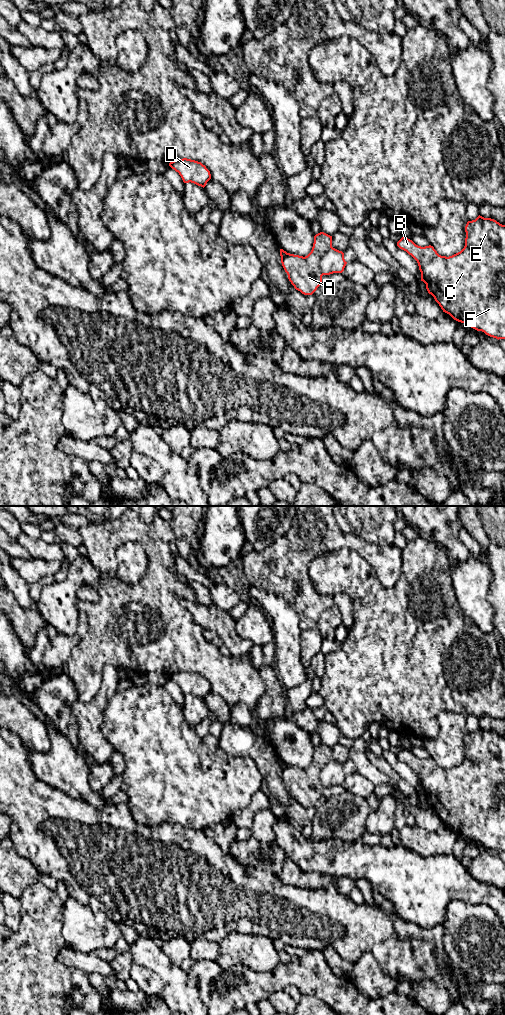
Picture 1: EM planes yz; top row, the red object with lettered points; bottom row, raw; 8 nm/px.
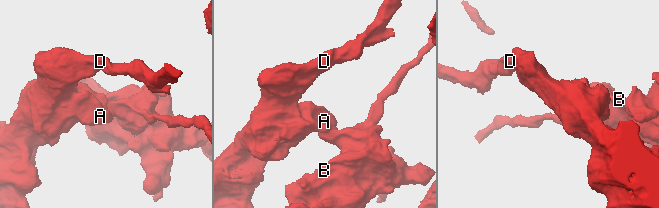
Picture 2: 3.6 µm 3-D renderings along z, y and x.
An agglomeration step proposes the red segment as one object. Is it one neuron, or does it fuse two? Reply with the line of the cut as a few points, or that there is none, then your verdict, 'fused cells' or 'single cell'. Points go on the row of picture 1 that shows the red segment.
yz (331, 246), (320, 261), (322, 274) | fused cells

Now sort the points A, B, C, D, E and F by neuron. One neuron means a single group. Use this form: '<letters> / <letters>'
A D / B C E F

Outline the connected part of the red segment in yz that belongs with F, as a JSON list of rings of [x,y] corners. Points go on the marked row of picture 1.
[[[479,215],[475,220],[467,222],[465,232],[464,248],[449,257],[439,255],[431,245],[421,247],[405,237],[397,242],[397,246],[417,261],[421,281],[426,284],[428,293],[434,297],[443,312],[490,337],[505,339],[505,225]]]

